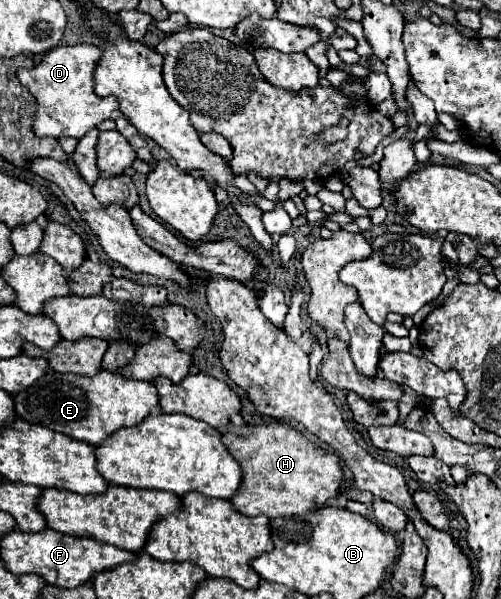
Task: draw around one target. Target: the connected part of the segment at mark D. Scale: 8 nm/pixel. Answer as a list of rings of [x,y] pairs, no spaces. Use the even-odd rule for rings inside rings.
[[[74,45],[74,47],[56,47],[52,51],[48,51],[42,61],[32,67],[32,69],[20,69],[16,71],[18,81],[34,95],[36,99],[36,115],[32,121],[32,131],[38,137],[82,137],[86,131],[90,131],[92,127],[96,127],[98,123],[110,119],[116,111],[118,111],[118,101],[116,97],[98,97],[94,93],[94,69],[96,69],[96,61],[100,59],[102,49],[94,47],[94,45]]]

